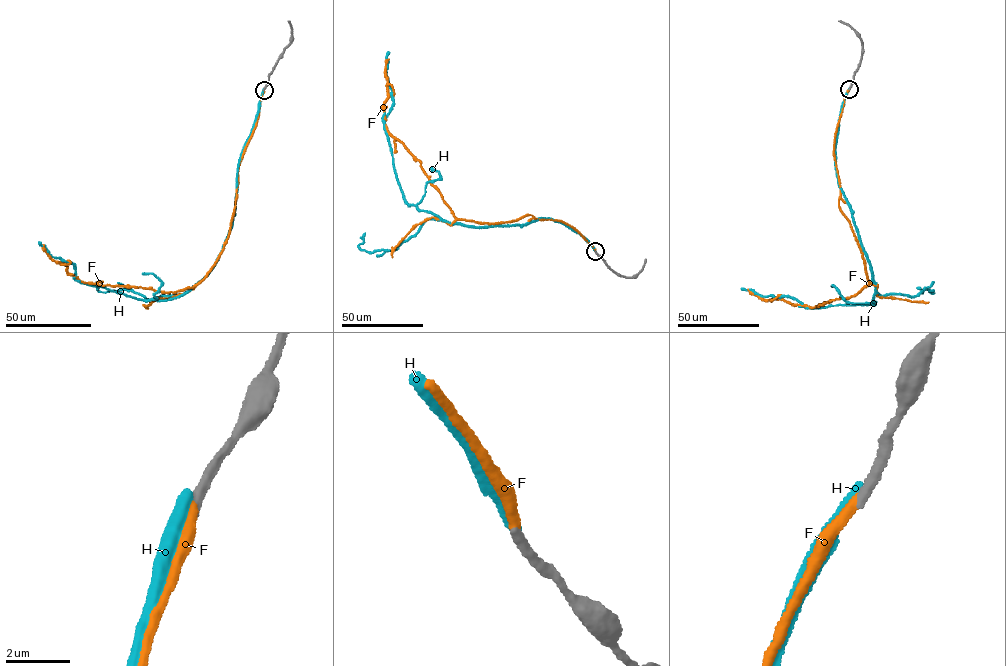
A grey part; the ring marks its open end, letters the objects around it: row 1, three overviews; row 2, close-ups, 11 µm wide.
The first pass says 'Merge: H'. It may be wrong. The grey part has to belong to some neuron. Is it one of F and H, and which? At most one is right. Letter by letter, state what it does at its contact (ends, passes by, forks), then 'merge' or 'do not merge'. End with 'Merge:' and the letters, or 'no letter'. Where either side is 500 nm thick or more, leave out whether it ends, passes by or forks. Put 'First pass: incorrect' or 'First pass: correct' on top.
First pass: incorrect
F: it ends there; merge
H: it ends there; do not merge
Merge: F

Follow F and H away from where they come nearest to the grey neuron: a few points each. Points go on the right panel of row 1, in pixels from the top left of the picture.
F: (849, 89), (833, 150), (839, 207), (862, 253), (868, 285), (850, 297), (811, 308), (763, 300), (748, 289)
H: (849, 89), (839, 122), (835, 170), (873, 274), (874, 305), (806, 308), (786, 296), (761, 296), (741, 288)

